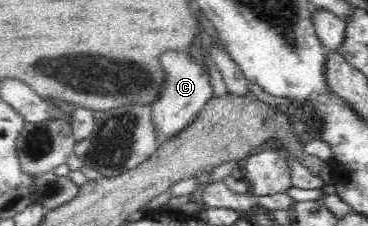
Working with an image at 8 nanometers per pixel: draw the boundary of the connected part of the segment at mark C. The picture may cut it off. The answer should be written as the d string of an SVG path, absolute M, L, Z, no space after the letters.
M168 50L166 54L160 56L160 66L164 70L163 86L159 91L159 98L156 103L151 105L152 121L156 129L156 139L158 145L165 144L172 136L180 133L186 126L189 126L194 118L210 100L216 98L213 96L213 87L210 84L210 74L207 68L204 68L195 61L195 58Z

